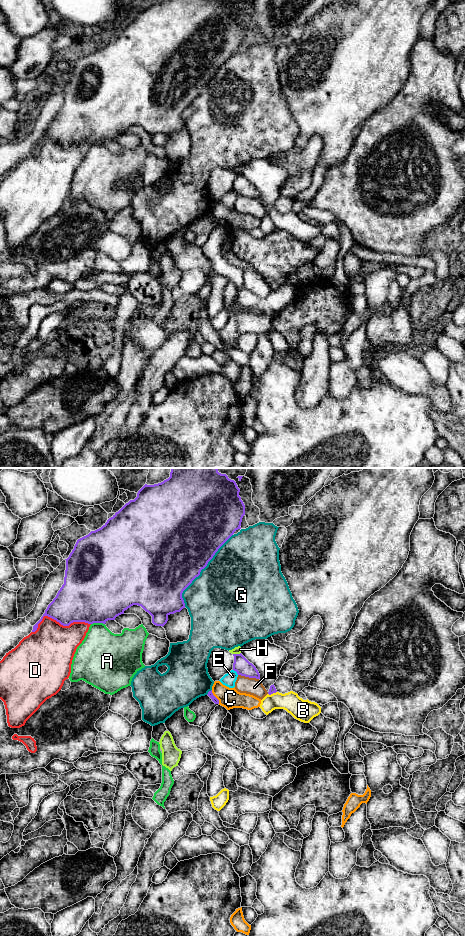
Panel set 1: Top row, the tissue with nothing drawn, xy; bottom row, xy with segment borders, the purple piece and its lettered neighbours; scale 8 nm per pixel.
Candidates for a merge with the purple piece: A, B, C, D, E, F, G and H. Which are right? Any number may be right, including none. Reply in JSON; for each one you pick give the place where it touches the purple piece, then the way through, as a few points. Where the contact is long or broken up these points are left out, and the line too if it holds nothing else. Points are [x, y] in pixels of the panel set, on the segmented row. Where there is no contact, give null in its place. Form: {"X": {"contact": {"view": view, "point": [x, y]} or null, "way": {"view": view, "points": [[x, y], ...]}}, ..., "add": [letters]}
{"add": []}

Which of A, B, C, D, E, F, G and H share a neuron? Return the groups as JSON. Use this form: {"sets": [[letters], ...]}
{"sets": [["A"], ["B"], ["C"], ["D"], ["E", "H"], ["F"], ["G"]]}

